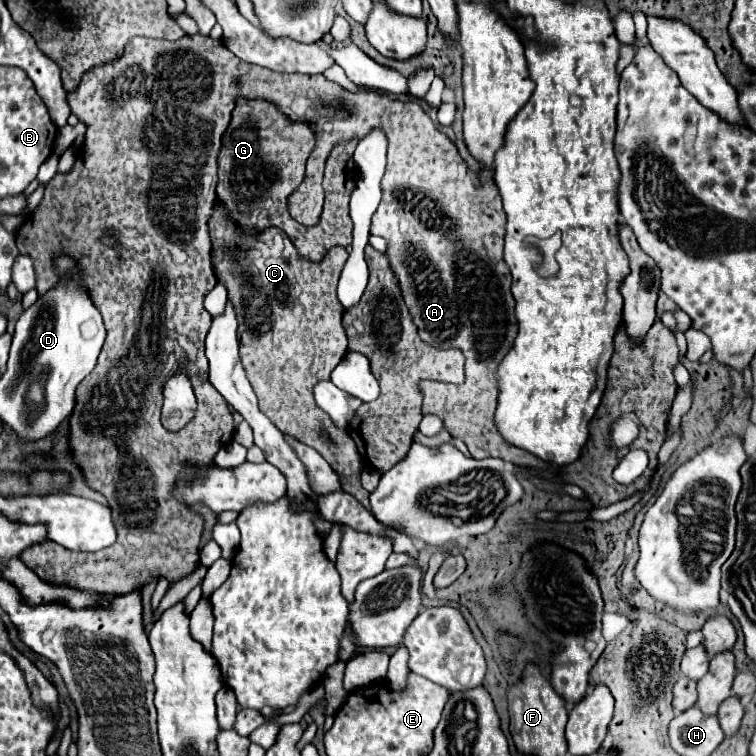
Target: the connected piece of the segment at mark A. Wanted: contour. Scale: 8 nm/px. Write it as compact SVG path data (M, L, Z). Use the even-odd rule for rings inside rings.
M201 34L195 36L185 36L183 40L171 42L171 40L151 40L151 38L133 38L131 44L123 50L123 56L115 62L109 62L105 66L97 66L95 70L87 72L79 84L79 88L71 94L67 94L67 102L71 106L71 112L87 124L87 134L85 134L85 144L77 156L77 162L73 166L73 170L69 174L57 174L53 176L53 180L45 186L45 196L41 200L41 204L27 216L27 224L29 228L19 228L15 232L15 240L17 240L17 248L19 254L31 256L33 264L35 264L35 272L37 272L37 292L39 296L47 294L51 288L55 288L55 284L59 284L61 274L55 270L55 256L59 256L59 252L63 252L63 256L73 256L79 264L79 270L83 274L83 282L87 284L87 292L91 294L91 302L95 304L95 308L99 308L105 330L107 330L107 338L105 344L101 348L97 366L93 368L93 372L79 384L77 388L77 406L71 414L69 420L69 450L73 454L73 462L81 468L83 478L87 480L91 490L101 492L107 498L107 506L111 508L113 520L115 520L115 530L117 530L117 542L105 550L99 550L95 554L83 554L83 552L69 552L49 540L35 544L33 548L27 548L19 558L21 562L31 568L43 582L49 584L65 584L77 590L93 590L99 594L109 594L109 596L121 596L127 592L133 592L137 588L147 586L153 578L167 578L171 584L181 580L183 576L189 576L193 570L199 568L199 542L201 542L201 534L203 534L203 516L199 512L193 512L191 506L183 504L181 500L175 500L175 496L171 496L171 488L175 488L175 484L179 482L179 476L187 476L187 480L191 480L191 476L195 476L195 468L205 468L213 464L215 452L219 452L219 448L223 444L227 444L227 440L233 440L233 432L235 432L235 424L233 424L233 416L231 410L227 406L227 402L223 400L223 396L219 396L219 392L215 390L215 386L211 386L211 382L207 380L207 358L205 358L205 336L209 332L211 326L211 314L203 308L203 298L205 294L217 284L217 276L213 270L213 262L211 262L211 238L209 238L209 218L213 214L213 206L215 206L215 186L217 186L217 154L221 150L221 136L227 130L231 112L235 108L235 100L237 98L259 98L259 100L267 100L271 104L275 104L291 122L307 122L313 126L315 136L317 136L317 148L315 152L309 156L309 170L305 174L305 180L301 184L301 190L293 192L289 196L289 212L291 216L301 222L303 226L315 226L319 222L321 216L321 208L323 208L323 188L321 188L321 180L323 180L323 168L325 168L325 160L331 152L331 148L335 148L335 144L345 142L345 140L361 140L367 132L375 130L375 128L383 128L385 136L387 136L387 170L383 176L383 200L373 216L371 228L369 232L375 236L381 236L387 240L387 258L391 260L391 268L395 272L395 278L399 280L401 292L403 292L403 300L411 312L413 324L417 326L419 338L435 348L459 348L463 350L465 358L467 358L467 384L455 386L455 384L437 382L433 380L422 380L419 383L420 389L423 390L423 414L435 414L443 420L443 424L449 428L451 436L457 436L461 440L465 440L469 452L473 458L501 458L507 460L511 464L519 464L519 466L529 466L531 468L549 468L555 470L553 466L545 464L543 460L535 458L533 454L513 448L511 444L507 444L499 430L495 428L493 422L493 414L497 408L497 380L495 380L495 370L499 366L499 362L505 358L505 354L509 352L509 348L513 346L513 340L517 336L517 320L515 320L515 302L511 296L511 272L503 260L503 238L505 238L505 222L507 216L503 212L501 206L501 196L499 190L495 186L493 174L491 172L483 172L483 188L473 186L471 176L467 176L467 166L461 160L459 164L459 154L455 144L433 124L433 120L429 118L429 114L419 106L419 102L415 100L393 100L387 96L379 96L373 92L349 92L343 86L329 82L325 76L315 74L281 74L281 72L271 72L267 68L259 68L259 66L251 66L243 60L239 60L225 44L223 40L213 40ZM105 228L115 228L119 232L119 248L107 248L103 242L99 242L99 236ZM177 366L185 366L189 372L189 378L193 382L193 390L195 394L199 394L199 406L195 412L195 418L191 420L191 424L187 424L185 428L181 428L179 432L169 432L163 424L161 424L161 392L163 392L163 384L169 378L169 370L175 370ZM183 466L191 466L191 472L183 472Z

